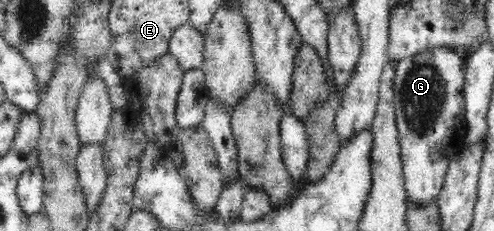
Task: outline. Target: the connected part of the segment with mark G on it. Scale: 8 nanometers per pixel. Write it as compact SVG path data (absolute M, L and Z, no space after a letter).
M447 47L426 48L397 63L393 77L394 107L398 138L402 145L402 164L407 197L415 205L437 203L444 187L450 161L460 153L466 141L466 118L463 85L465 82L465 58L459 50Z

